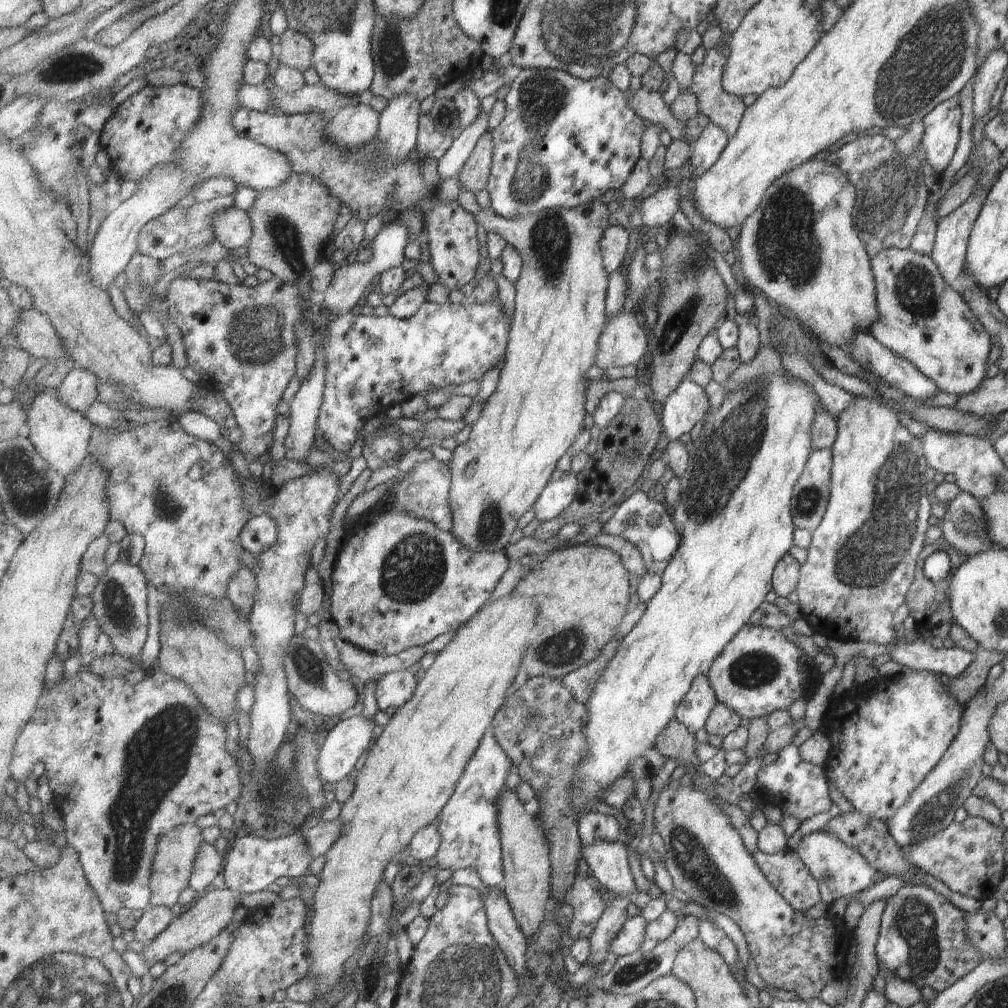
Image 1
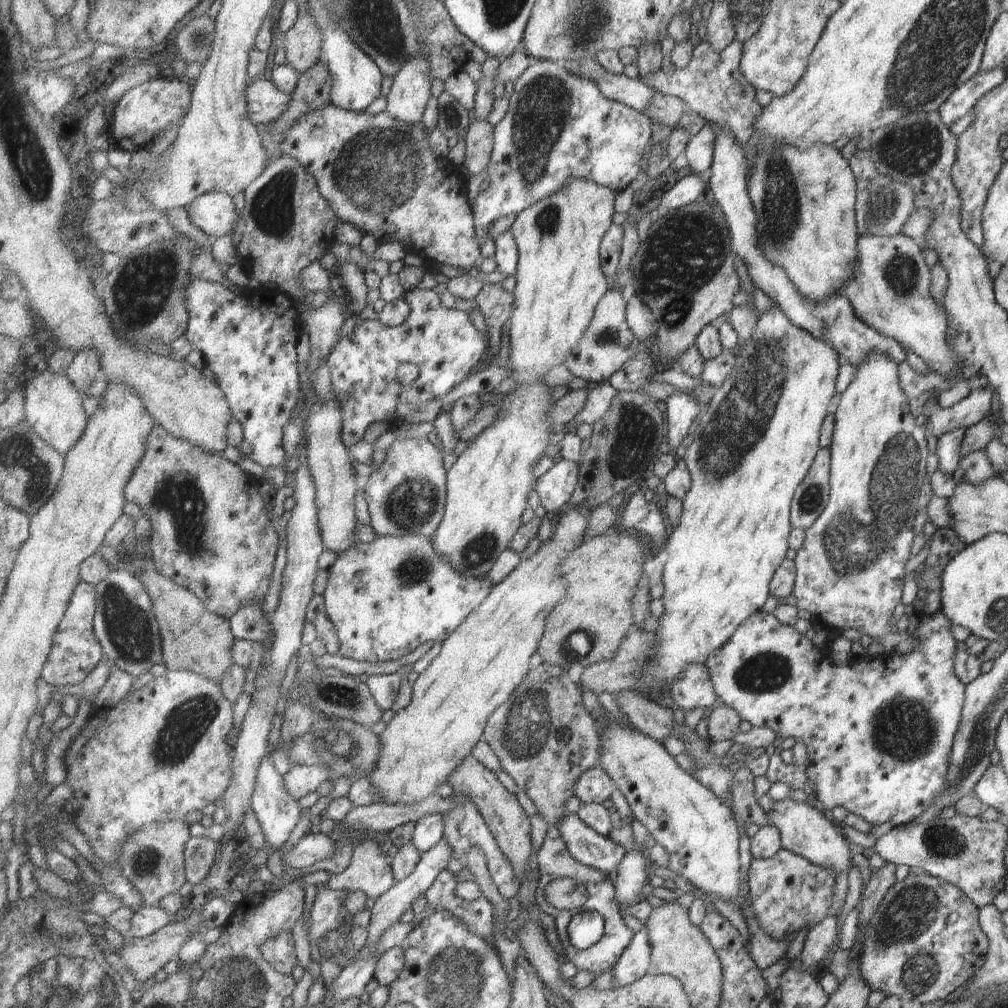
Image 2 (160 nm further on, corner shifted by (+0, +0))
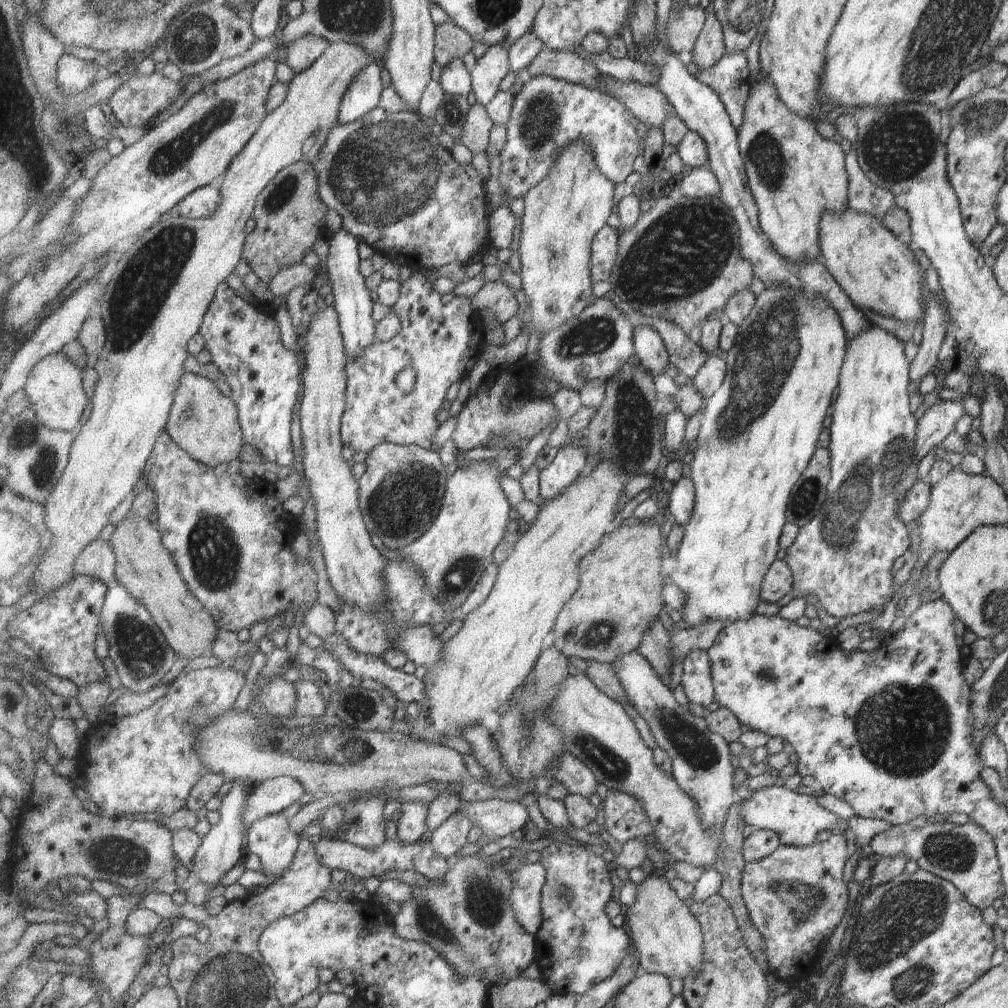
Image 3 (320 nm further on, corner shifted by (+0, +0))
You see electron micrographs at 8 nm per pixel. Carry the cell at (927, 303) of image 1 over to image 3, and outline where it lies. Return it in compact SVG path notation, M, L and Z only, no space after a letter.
M847 207L840 215L827 211L821 216L819 230L819 246L824 258L823 264L847 298L859 310L869 308L877 314L903 322L917 320L915 326L922 321L919 284L921 284L923 271L919 268L913 253L908 249L906 239L889 232L875 217L858 213L851 207Z

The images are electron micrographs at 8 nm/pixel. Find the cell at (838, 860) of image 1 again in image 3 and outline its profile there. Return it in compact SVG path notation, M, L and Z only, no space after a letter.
M780 782L753 791L748 799L741 802L740 809L746 824L757 830L773 831L781 845L810 845L839 829L838 817L821 807L812 795L795 793Z

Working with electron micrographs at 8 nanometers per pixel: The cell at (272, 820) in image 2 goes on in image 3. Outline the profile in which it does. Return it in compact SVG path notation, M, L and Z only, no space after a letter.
M271 815L255 822L246 834L246 851L256 854L262 864L262 874L274 882L285 875L287 866L294 861L300 838L290 829L290 819L285 816Z

